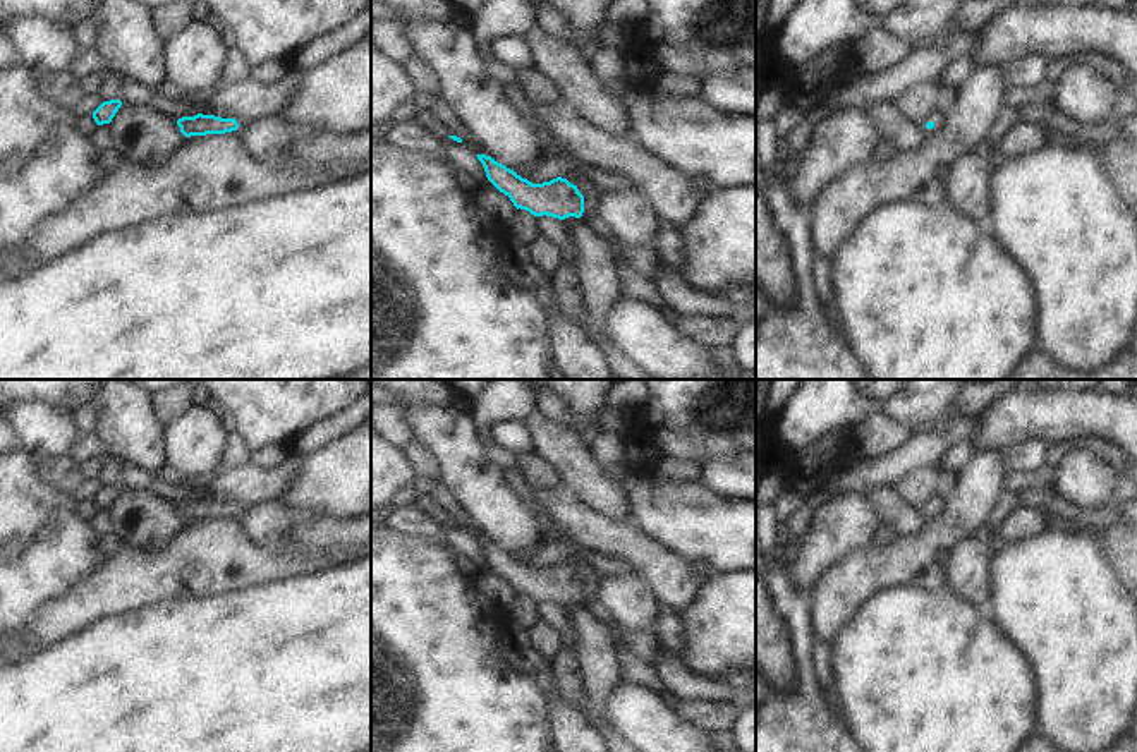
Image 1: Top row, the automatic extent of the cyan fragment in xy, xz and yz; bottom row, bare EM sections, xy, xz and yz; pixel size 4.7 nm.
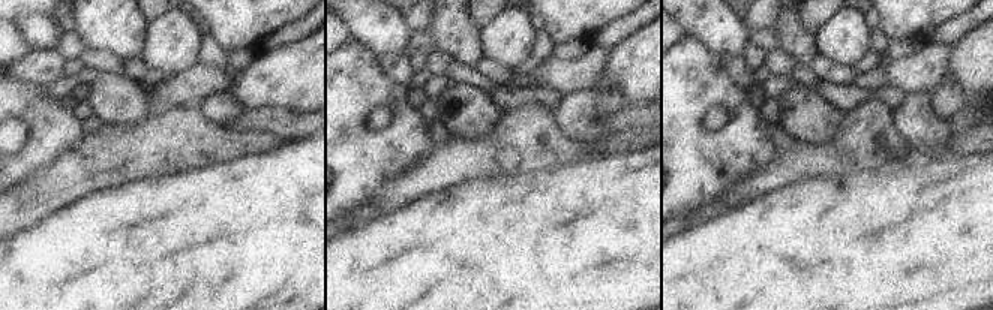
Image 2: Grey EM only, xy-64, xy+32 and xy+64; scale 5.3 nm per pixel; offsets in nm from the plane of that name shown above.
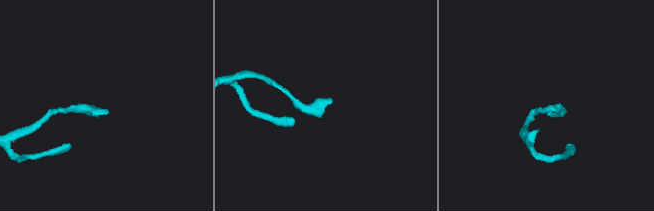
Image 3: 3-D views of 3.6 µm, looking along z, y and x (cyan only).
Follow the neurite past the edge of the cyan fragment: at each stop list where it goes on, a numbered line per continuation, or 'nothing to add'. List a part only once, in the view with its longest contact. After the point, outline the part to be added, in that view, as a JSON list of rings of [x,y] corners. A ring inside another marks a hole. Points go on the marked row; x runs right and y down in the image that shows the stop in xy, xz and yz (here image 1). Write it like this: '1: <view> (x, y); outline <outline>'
1: yz (936, 117); outline [[[938,110],[922,124],[926,134],[936,134],[945,125],[945,113]]]

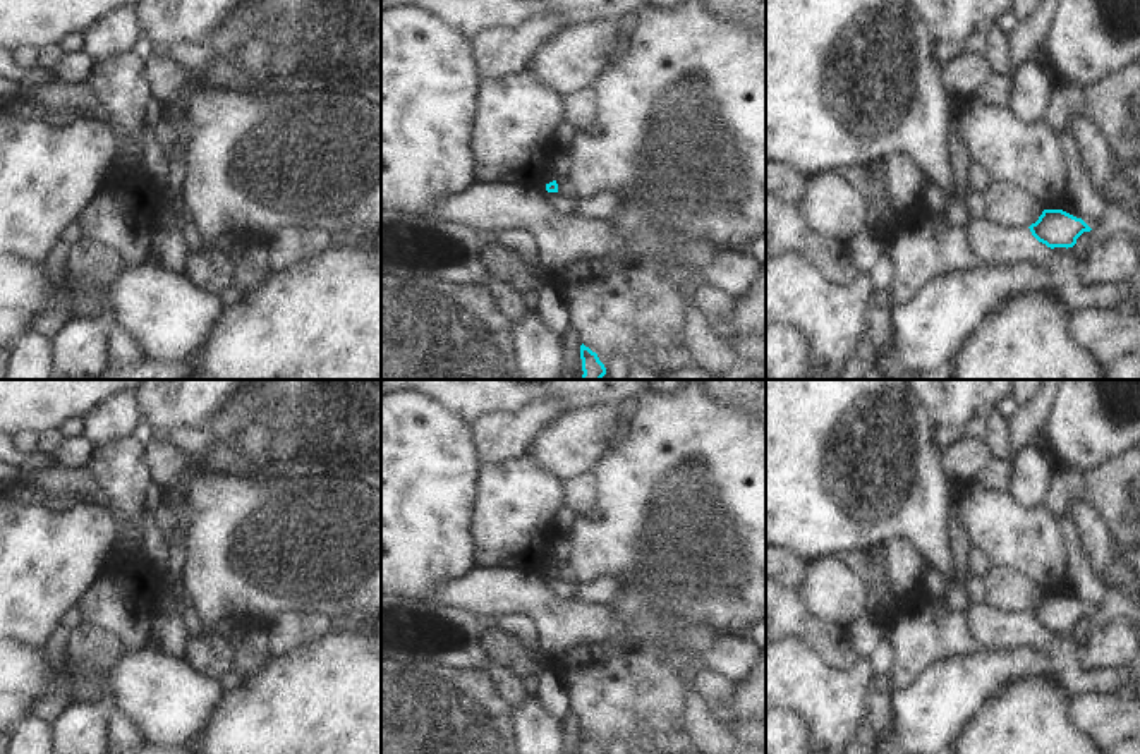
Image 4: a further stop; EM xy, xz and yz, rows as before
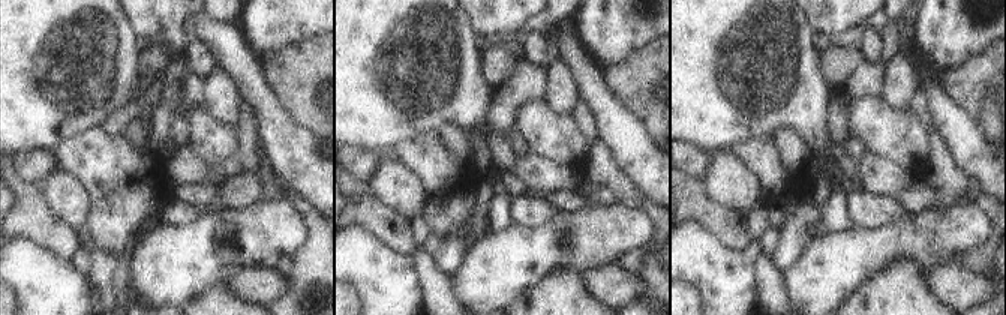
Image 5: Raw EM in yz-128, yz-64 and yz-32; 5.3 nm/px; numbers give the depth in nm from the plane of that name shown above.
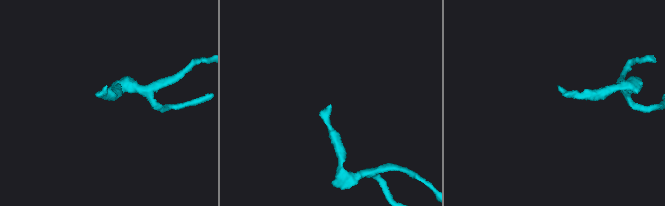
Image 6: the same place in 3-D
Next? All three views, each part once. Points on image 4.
nothing to add

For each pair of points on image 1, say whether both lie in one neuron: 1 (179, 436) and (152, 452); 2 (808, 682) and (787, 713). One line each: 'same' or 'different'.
1: different
2: same

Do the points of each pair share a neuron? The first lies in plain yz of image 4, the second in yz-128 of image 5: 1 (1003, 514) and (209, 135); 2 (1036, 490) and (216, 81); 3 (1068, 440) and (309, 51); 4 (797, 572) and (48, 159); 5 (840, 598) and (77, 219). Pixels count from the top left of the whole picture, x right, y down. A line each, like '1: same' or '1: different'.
1: same
2: same
3: different
4: same
5: same

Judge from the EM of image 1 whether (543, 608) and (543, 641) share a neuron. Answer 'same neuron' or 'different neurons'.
same neuron

